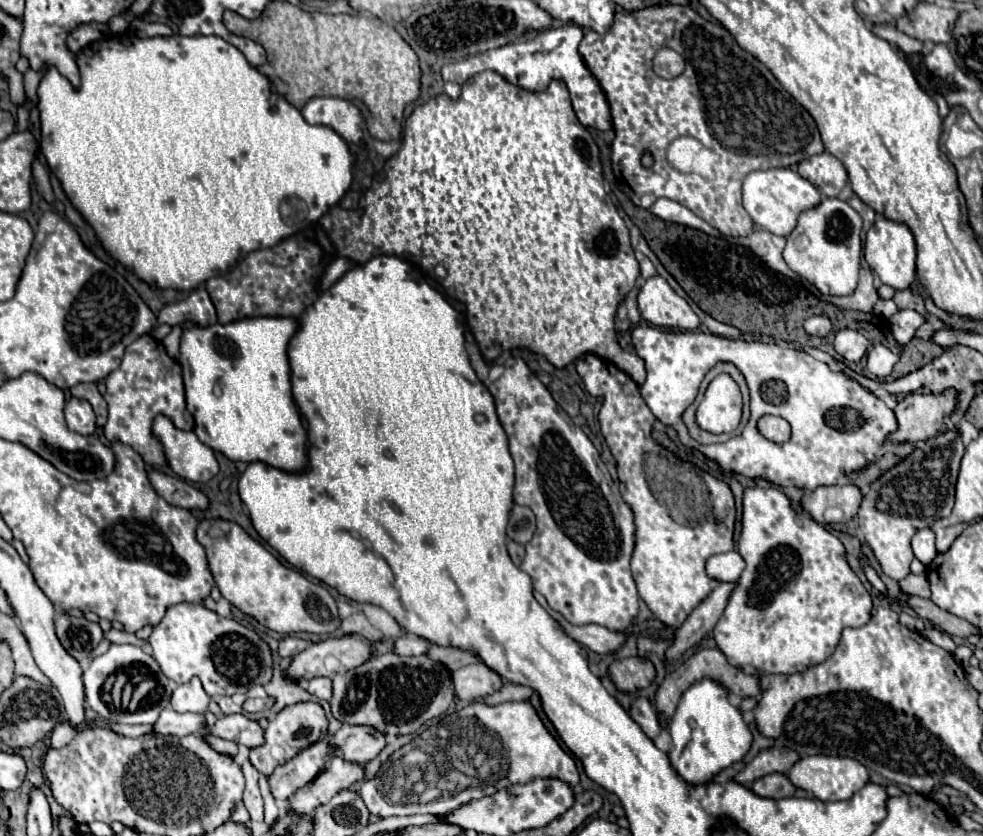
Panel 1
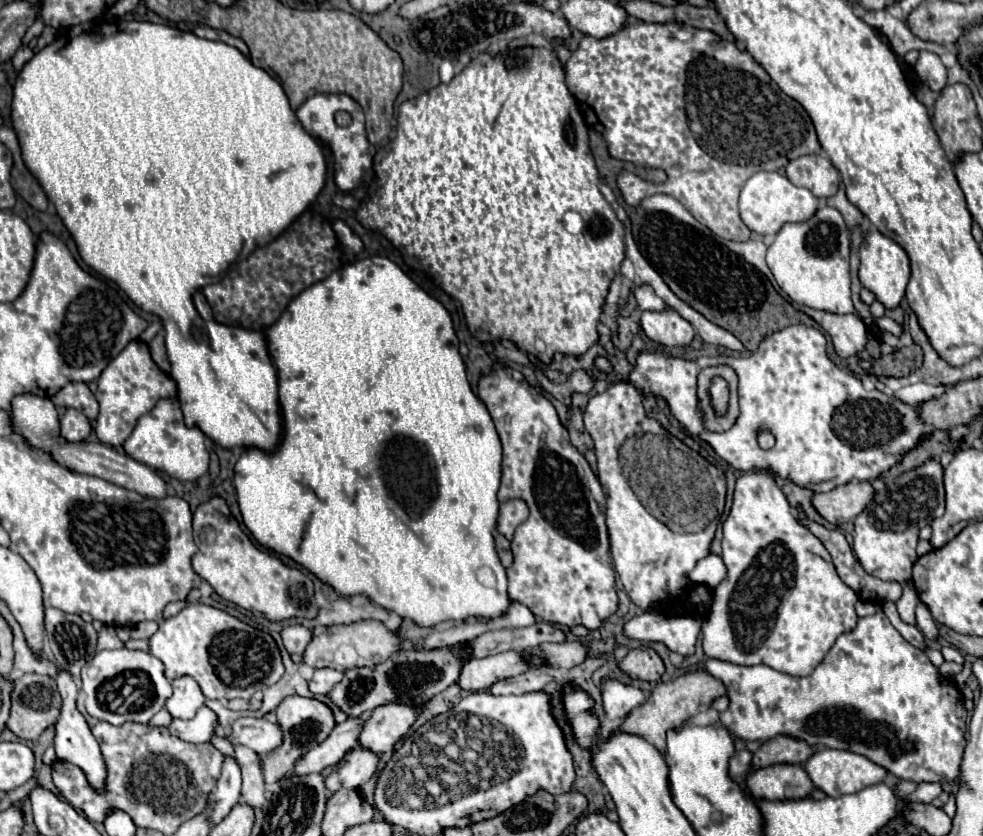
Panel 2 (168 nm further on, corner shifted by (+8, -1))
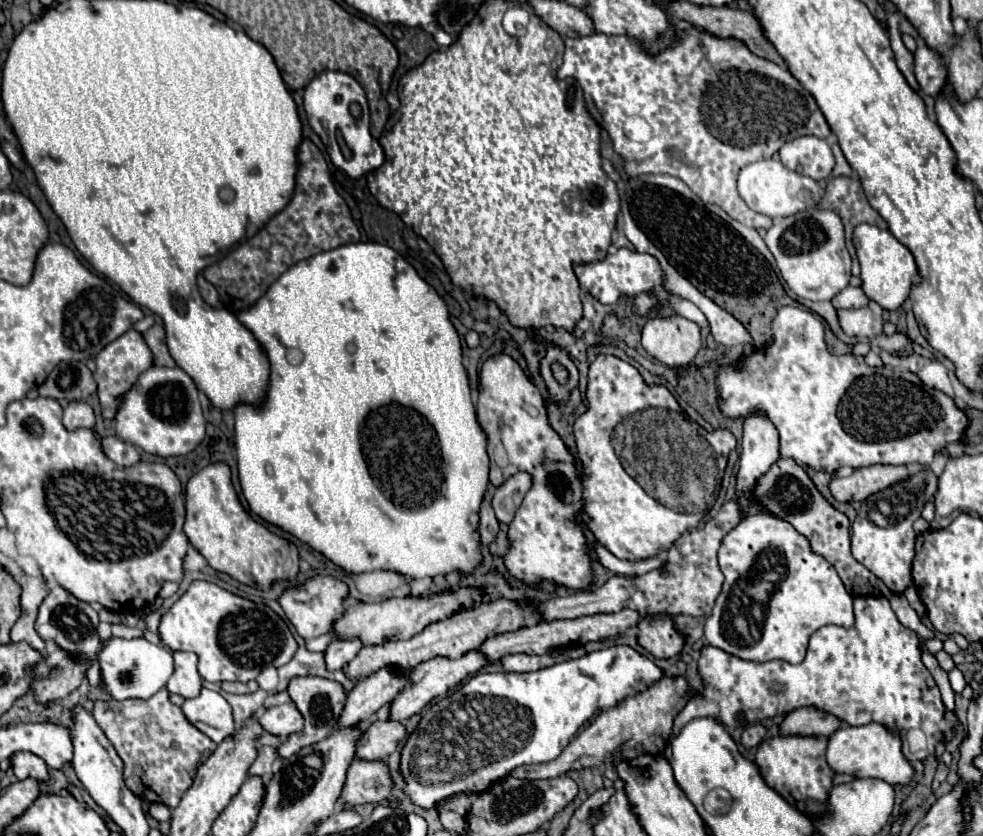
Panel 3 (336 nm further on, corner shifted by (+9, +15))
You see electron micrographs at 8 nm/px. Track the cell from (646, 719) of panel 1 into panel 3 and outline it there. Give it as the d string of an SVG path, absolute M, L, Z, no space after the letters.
M611 646L537 672L477 672L453 694L433 704L419 720L415 732L407 738L399 762L399 772L405 780L403 792L415 806L423 810L437 808L443 800L457 794L489 792L495 784L505 780L517 766L543 764L555 760L577 734L577 730L597 710L617 706L617 702L637 692L643 692L661 676L663 672L649 658L641 656L629 646Z

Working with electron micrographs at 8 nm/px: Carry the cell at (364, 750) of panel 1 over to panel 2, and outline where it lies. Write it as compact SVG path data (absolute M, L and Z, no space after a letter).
M388 702L380 708L364 714L364 732L360 734L360 748L372 748L382 754L394 748L394 744L408 734L416 716L424 710L424 704L400 704Z

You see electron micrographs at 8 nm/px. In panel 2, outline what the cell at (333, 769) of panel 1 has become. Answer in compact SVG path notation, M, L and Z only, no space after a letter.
M354 748L348 752L326 778L326 788L336 792L340 788L360 788L366 784L378 766L378 756L368 748Z

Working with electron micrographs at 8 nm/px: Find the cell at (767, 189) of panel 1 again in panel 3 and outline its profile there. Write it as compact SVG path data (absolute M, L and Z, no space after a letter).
M769 158L769 160L759 160L753 162L749 166L745 166L739 172L739 196L745 200L745 204L759 212L765 214L769 218L781 218L781 216L791 216L795 212L807 210L811 206L815 206L815 198L819 192L819 184L803 174L797 174L789 168L783 166L781 160L777 158Z

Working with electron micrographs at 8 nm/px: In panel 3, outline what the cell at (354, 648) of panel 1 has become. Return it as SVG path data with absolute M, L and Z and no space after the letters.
M459 588L457 592L445 590L443 594L431 598L407 596L407 598L389 598L373 604L347 598L343 616L333 624L333 634L339 640L361 640L363 646L381 644L387 640L409 640L411 636L419 634L427 624L445 620L451 614L455 614L461 606L471 606L473 602L479 600L481 600L481 590L471 590L471 588Z

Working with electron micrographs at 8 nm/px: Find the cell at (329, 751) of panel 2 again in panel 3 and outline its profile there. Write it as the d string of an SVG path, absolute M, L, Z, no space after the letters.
M383 668L383 670L375 672L375 674L359 680L359 682L355 684L355 688L353 688L353 690L349 692L349 696L347 696L347 702L345 702L345 708L343 708L341 716L339 716L337 726L339 726L339 728L351 728L351 724L361 724L361 722L365 722L365 720L371 718L381 706L389 704L403 686L405 686L405 676L403 676L399 670L395 670L395 668Z

